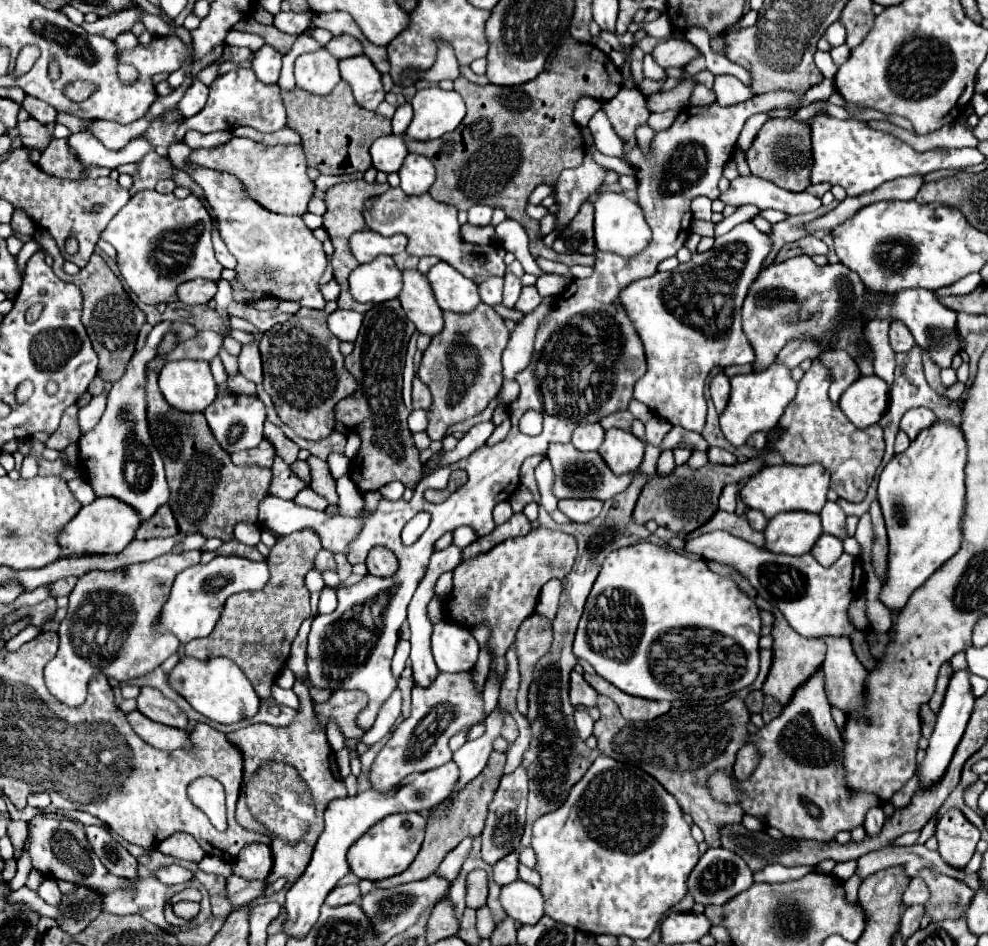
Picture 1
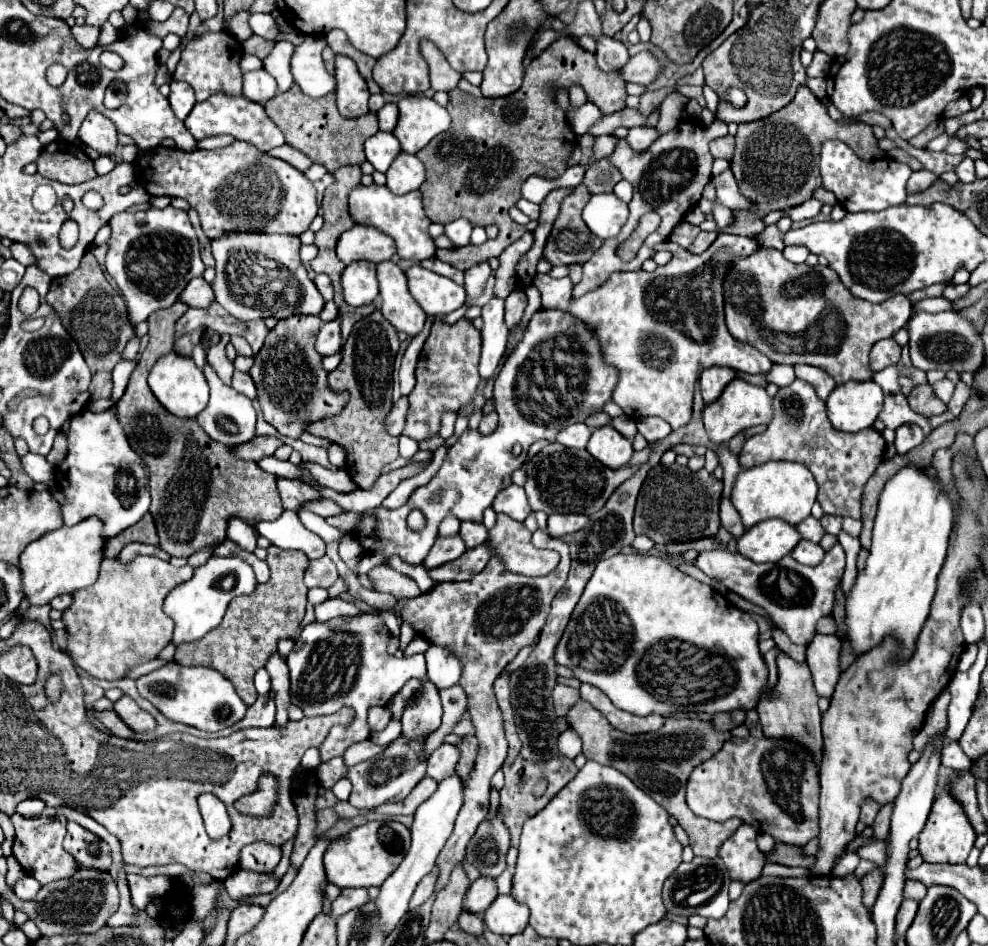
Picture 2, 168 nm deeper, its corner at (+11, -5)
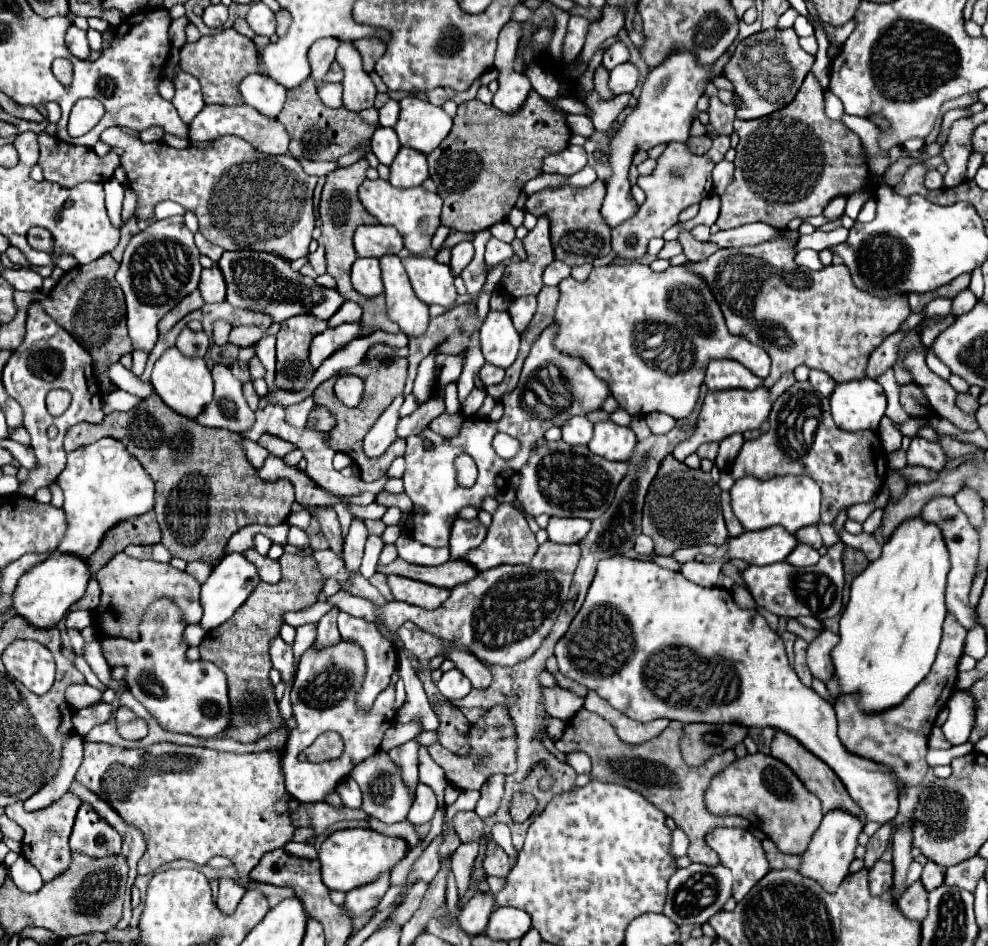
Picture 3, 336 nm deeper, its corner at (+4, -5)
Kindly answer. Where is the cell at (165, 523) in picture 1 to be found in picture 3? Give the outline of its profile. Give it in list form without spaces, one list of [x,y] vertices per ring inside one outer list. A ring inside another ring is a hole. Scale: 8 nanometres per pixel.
[[[149,510],[147,514],[139,518],[127,518],[127,522],[119,522],[119,526],[113,526],[89,558],[89,574],[97,574],[115,554],[123,552],[129,544],[155,544],[161,540],[159,524],[155,520],[155,512]]]

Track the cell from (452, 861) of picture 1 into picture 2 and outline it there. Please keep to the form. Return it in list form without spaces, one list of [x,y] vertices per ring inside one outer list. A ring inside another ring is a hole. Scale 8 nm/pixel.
[[[436,866],[432,868],[432,874],[426,874],[426,876],[418,882],[418,886],[416,886],[414,894],[412,894],[412,900],[410,900],[410,908],[416,908],[416,906],[420,906],[422,902],[426,902],[426,900],[430,898],[430,894],[434,892],[434,884],[436,884]]]

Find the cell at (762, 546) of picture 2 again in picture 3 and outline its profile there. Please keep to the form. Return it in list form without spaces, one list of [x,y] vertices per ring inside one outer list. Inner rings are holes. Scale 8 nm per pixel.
[[[771,526],[771,528],[759,530],[759,532],[743,532],[741,536],[729,538],[727,560],[745,560],[747,564],[767,566],[767,564],[783,562],[795,546],[797,546],[797,538],[793,534],[789,534],[783,526]]]

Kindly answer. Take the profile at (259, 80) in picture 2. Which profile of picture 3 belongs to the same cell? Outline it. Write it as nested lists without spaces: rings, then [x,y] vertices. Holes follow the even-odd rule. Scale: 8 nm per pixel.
[[[249,74],[239,84],[239,92],[247,106],[269,118],[277,118],[285,104],[285,88],[269,76],[263,78],[261,74]]]

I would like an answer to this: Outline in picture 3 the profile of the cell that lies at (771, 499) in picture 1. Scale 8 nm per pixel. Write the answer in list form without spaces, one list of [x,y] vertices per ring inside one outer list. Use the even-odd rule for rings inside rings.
[[[775,476],[771,480],[741,478],[731,488],[731,508],[745,530],[765,530],[769,526],[783,526],[787,532],[797,532],[803,526],[819,524],[819,486],[805,476]]]

